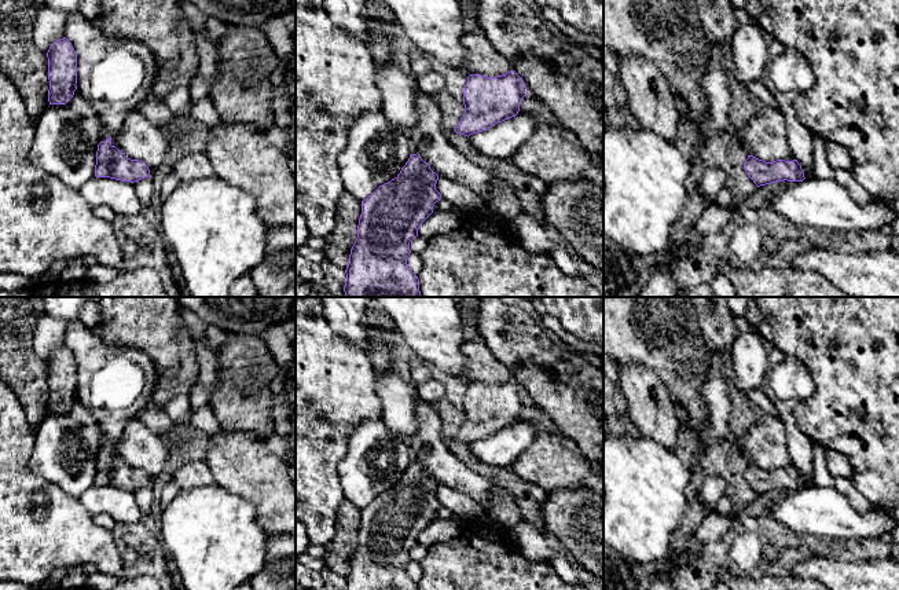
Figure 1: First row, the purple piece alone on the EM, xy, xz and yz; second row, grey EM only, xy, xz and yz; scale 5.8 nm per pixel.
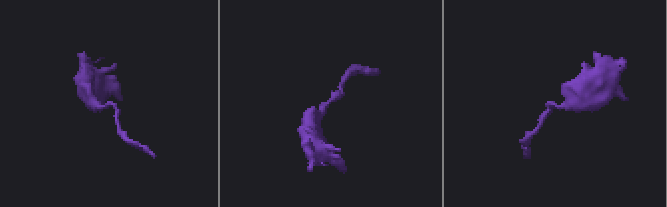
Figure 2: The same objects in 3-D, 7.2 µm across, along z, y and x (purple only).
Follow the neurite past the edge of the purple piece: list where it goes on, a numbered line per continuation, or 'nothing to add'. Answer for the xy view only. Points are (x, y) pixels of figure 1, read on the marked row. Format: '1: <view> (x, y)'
nothing to add

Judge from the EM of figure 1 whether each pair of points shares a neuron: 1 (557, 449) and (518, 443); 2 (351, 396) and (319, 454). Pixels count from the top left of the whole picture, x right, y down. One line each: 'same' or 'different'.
1: different
2: same

